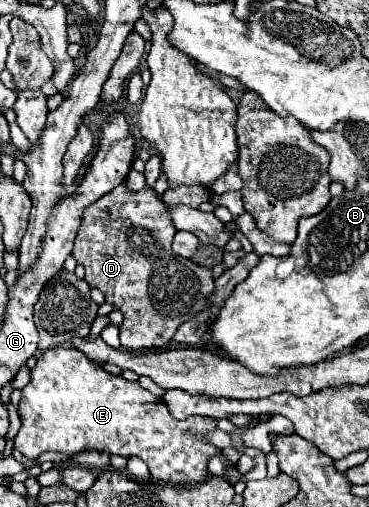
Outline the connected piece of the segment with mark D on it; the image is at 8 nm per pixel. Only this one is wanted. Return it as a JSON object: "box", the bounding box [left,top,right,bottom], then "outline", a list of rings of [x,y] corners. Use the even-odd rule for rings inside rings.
{"box":[72,185,214,351],"outline":[[[120,185],[96,203],[92,203],[82,215],[82,225],[76,235],[72,255],[86,269],[84,279],[104,293],[106,303],[116,305],[124,313],[124,323],[120,325],[120,341],[124,349],[142,351],[150,347],[168,345],[182,321],[192,319],[208,305],[208,297],[214,291],[212,273],[210,269],[192,263],[190,259],[174,255],[170,247],[174,233],[176,229],[170,221],[166,203],[150,187],[132,193],[124,185]]]}

